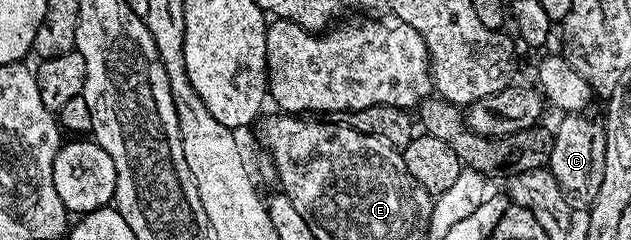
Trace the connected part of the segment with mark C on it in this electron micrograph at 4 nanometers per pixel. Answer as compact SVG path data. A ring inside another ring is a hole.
M566 114L554 128L553 152L547 169L561 185L566 197L576 206L589 207L600 192L604 180L606 133L604 122L589 118L589 115Z

